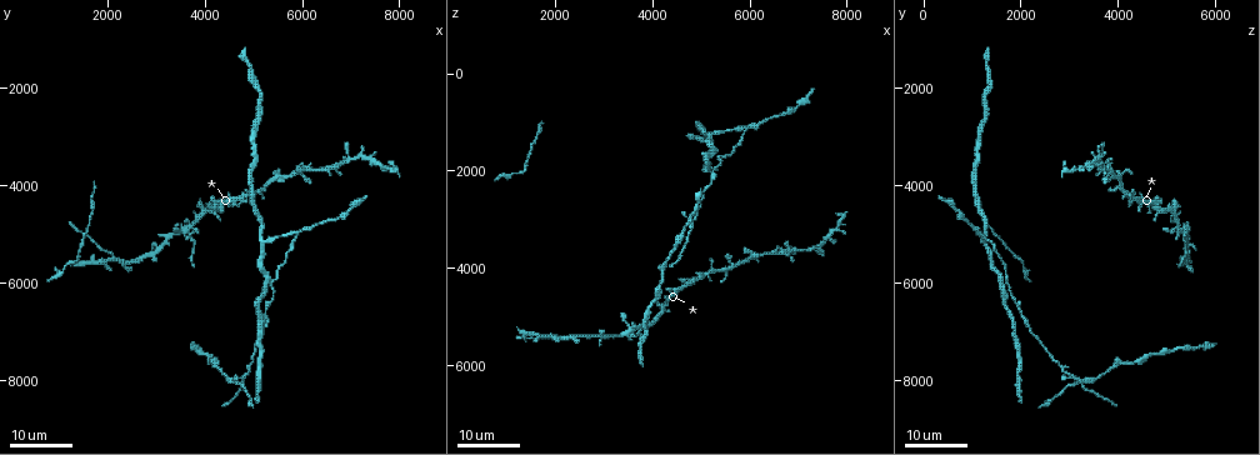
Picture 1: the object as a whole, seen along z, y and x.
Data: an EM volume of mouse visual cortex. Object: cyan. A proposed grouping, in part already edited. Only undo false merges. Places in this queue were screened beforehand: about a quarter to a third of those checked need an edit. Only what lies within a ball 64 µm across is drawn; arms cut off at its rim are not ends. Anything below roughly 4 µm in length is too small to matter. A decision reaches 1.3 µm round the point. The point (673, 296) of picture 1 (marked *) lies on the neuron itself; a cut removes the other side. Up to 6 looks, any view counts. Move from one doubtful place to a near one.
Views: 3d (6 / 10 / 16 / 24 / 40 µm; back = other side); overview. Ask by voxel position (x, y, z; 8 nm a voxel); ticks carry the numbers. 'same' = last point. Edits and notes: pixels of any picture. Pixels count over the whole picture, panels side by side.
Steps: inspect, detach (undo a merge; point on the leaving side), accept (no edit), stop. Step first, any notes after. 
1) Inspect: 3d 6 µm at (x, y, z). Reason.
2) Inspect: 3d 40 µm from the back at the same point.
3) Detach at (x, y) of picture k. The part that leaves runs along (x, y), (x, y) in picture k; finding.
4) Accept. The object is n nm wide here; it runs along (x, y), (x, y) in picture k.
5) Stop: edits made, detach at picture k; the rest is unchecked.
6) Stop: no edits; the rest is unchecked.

Inspect: 3d 16 µm at (2100, 5500, 5450). Two arms in line, one across.

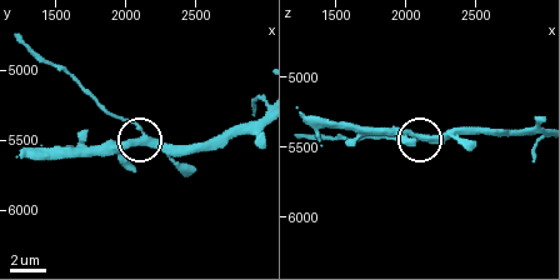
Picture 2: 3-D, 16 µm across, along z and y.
Inspect: 3d 10 µm at (2120, 5480, 5440).

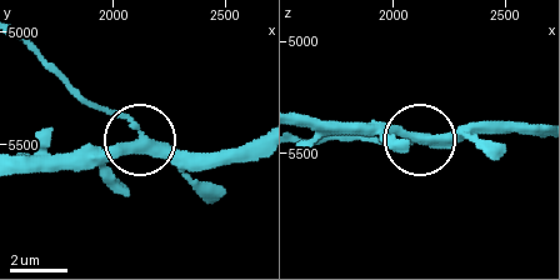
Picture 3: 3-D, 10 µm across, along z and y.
Detach at (96, 103) of picture 3. The part that leaves runs along (128, 124), (80, 98), (23, 43) in picture 3; a second neuron is stuck on.

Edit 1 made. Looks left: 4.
Inspect: 3d 24 µm at (3550, 4950, 5400). Three arms meet.

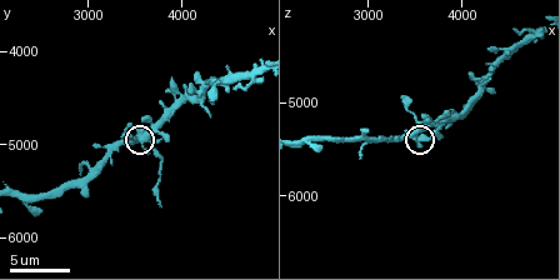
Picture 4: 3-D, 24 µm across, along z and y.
Inspect: 3d 10 µm at the same point. Zoom in.

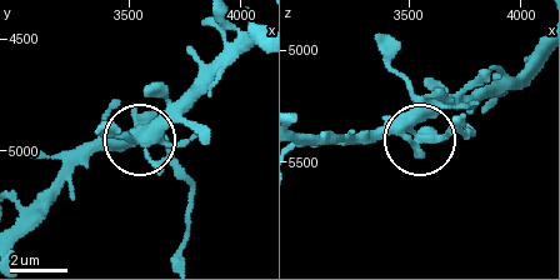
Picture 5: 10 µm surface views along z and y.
Detach at (450, 135) of picture 5. The object is 330 nm wide here; a second neuron is stuck on.

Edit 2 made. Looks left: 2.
Stop: edits made, detach at picture 3, detach at picture 5; the rest is unchecked.

